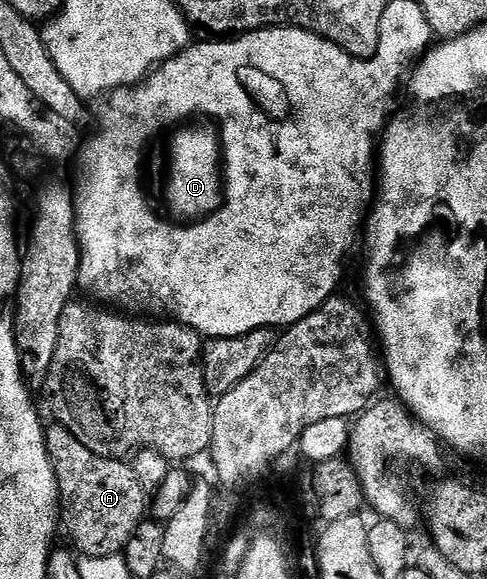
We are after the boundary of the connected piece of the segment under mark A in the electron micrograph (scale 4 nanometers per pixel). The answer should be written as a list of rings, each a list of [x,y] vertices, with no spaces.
[[[75,435],[54,436],[51,446],[60,479],[59,492],[65,498],[65,529],[71,532],[70,544],[80,554],[83,552],[84,558],[120,556],[137,527],[149,517],[149,491],[141,483],[134,464],[117,457],[97,455]]]

